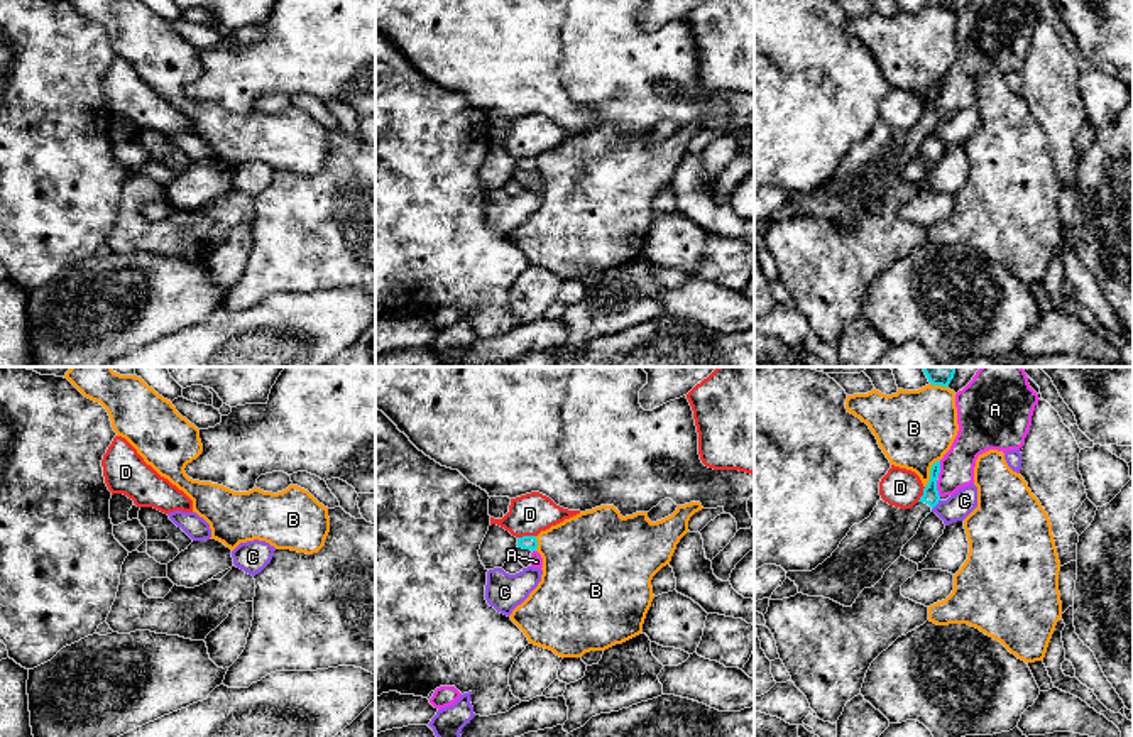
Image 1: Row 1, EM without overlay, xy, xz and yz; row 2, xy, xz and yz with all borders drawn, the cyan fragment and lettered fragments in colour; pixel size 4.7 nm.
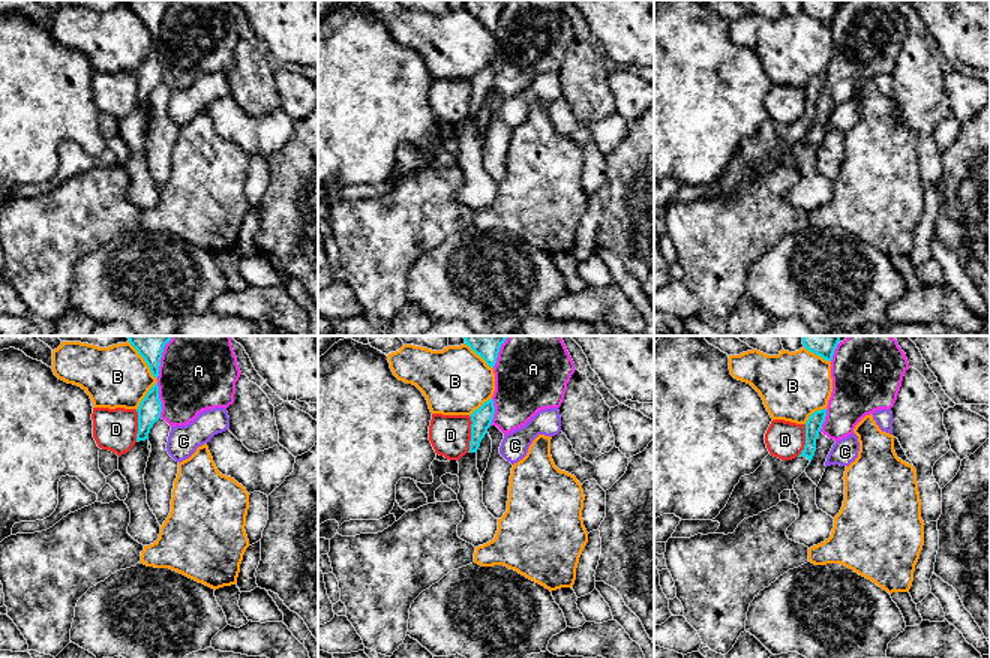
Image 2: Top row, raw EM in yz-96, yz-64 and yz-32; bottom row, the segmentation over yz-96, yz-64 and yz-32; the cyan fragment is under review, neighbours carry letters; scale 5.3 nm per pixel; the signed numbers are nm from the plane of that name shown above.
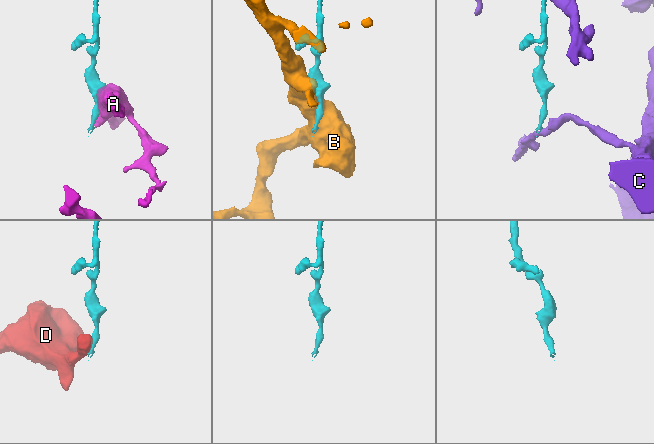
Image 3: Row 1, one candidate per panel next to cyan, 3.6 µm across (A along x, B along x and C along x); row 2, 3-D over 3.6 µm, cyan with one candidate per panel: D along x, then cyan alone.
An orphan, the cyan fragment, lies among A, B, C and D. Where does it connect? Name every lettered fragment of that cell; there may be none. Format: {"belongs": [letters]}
{"belongs": []}

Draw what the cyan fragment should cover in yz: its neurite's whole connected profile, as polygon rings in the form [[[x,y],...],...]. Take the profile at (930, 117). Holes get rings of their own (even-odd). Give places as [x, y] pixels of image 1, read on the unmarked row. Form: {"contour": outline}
{"contour": [[[940,81],[932,86],[923,117],[911,130],[881,120],[868,140],[851,149],[830,179],[812,193],[788,193],[786,199],[798,208],[798,215],[852,228],[859,215],[874,208],[901,177],[903,167],[939,125],[939,95]]]}

